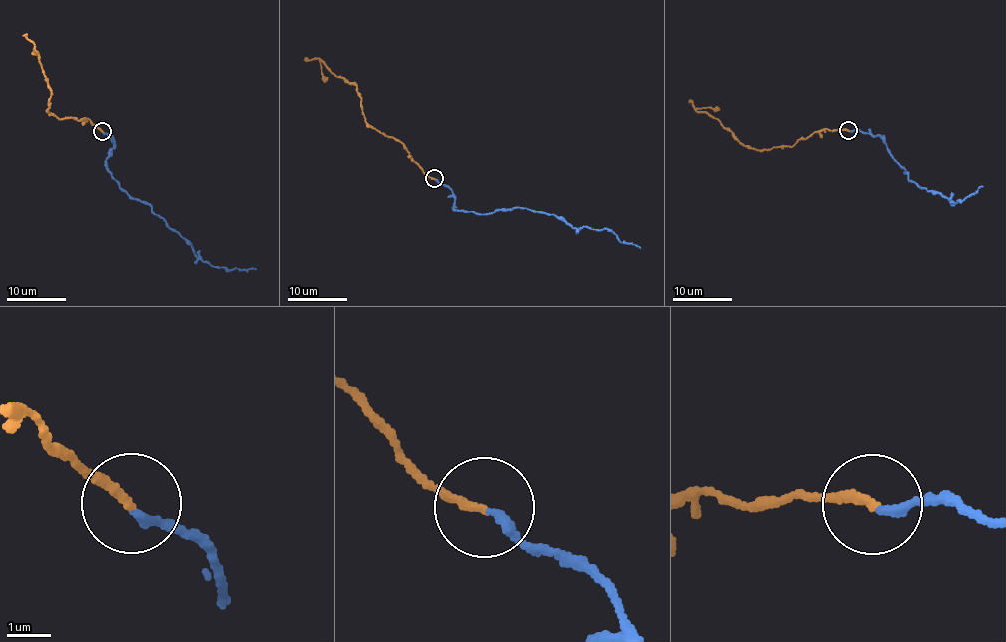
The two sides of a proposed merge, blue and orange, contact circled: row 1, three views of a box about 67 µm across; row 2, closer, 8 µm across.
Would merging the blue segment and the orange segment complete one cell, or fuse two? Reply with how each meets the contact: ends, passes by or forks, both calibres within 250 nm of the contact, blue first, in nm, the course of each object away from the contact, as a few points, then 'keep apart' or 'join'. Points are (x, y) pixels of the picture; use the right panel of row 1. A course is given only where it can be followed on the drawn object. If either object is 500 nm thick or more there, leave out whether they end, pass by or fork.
blue ends there; orange ends there; 200 nm thick on the blue side, 190 nm on the other; blue runs (849, 131), (856, 129), (880, 135), (910, 180), (951, 202), (956, 203), (982, 185); orange runs (848, 130), (815, 131), (792, 147), (753, 149), (745, 147), (714, 118), (696, 110), (719, 110); keep apart

